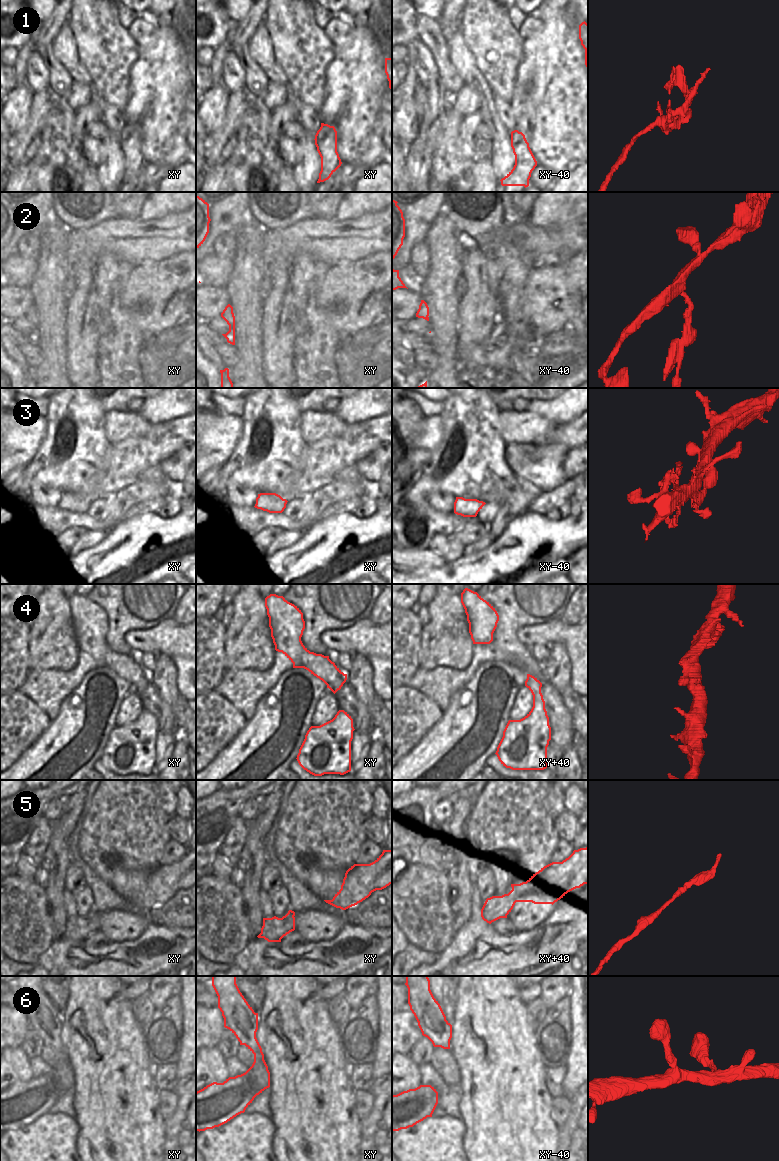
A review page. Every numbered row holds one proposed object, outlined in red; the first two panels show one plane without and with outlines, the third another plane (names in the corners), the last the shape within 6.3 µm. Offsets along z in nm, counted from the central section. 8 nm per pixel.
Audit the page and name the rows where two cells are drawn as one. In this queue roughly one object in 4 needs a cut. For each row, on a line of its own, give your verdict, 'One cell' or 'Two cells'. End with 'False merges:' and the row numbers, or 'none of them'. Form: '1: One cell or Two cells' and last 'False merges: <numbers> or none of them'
1: Two cells
2: Two cells
3: Two cells
4: One cell
5: One cell
6: One cell
False merges: 1, 2, 3

